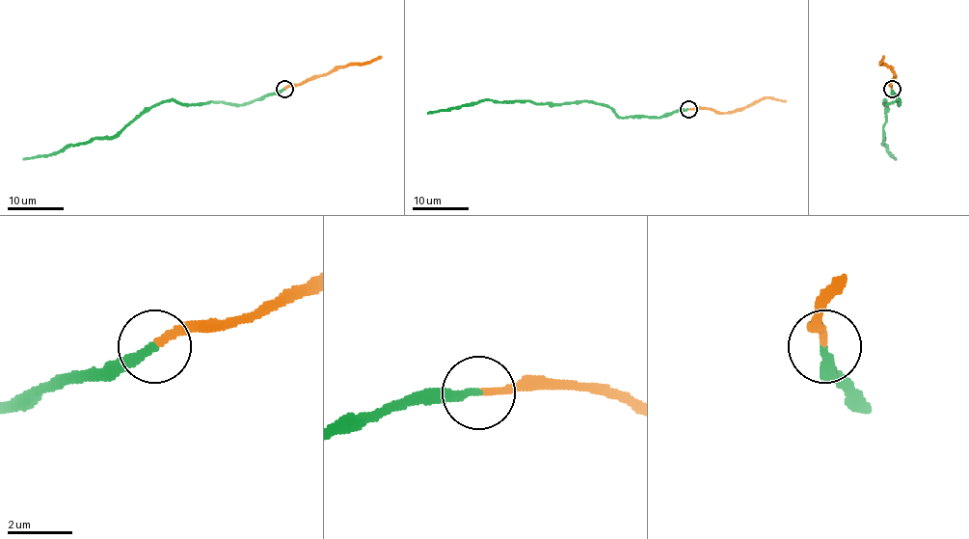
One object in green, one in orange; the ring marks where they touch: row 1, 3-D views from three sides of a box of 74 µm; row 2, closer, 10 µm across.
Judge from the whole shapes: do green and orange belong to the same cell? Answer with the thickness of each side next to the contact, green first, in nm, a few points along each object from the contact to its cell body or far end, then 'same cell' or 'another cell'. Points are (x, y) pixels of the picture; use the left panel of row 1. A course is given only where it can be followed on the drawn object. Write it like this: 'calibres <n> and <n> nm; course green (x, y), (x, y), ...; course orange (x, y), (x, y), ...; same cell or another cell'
calibres 280 and 240 nm; course green (284, 88), (239, 105), (161, 101), (146, 108), (113, 136), (91, 137), (56, 152), (23, 160); course orange (284, 88), (349, 65), (373, 62), (381, 56); same cell

